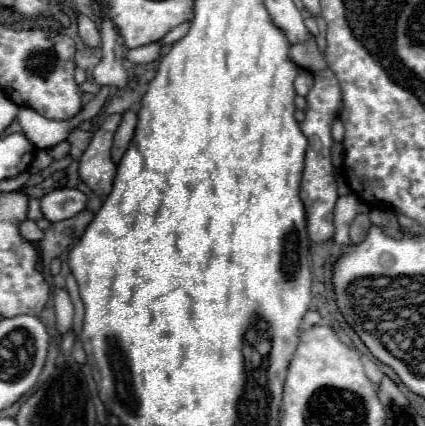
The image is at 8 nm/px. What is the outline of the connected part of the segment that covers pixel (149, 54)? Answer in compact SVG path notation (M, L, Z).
M155 42L155 44L141 46L141 48L133 48L127 52L127 56L129 56L129 62L133 64L147 64L159 58L159 50L161 50L161 44Z

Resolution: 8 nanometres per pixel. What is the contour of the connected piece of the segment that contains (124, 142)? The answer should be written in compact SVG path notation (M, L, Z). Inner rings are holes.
M125 112L123 114L123 122L119 126L119 130L115 132L115 144L113 144L113 150L111 150L111 160L115 164L121 162L121 156L125 154L125 148L129 146L129 140L133 138L133 130L135 130L135 124L137 124L137 116L135 112Z

